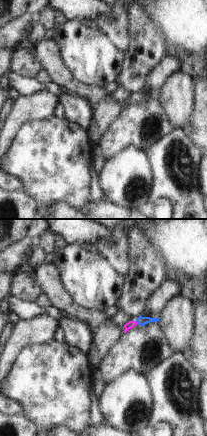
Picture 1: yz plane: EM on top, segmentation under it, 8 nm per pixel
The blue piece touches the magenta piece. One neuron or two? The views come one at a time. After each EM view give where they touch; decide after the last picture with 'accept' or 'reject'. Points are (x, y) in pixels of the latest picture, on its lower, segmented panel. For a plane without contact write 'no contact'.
(137, 323)

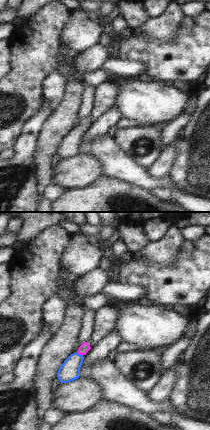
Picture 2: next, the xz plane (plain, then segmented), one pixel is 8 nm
(79, 354)

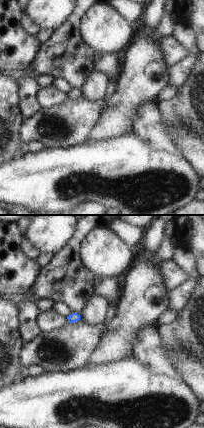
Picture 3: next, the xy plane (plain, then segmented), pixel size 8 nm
no contact

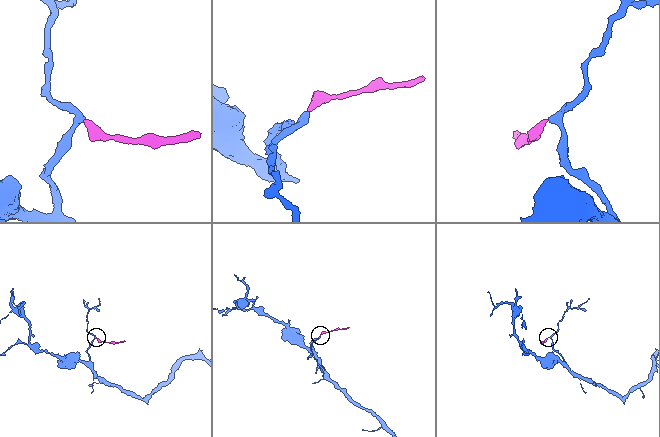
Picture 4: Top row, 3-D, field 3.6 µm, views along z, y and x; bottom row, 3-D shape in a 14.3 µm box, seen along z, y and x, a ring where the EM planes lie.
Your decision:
accept

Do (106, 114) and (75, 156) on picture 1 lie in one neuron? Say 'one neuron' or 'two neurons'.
two neurons

